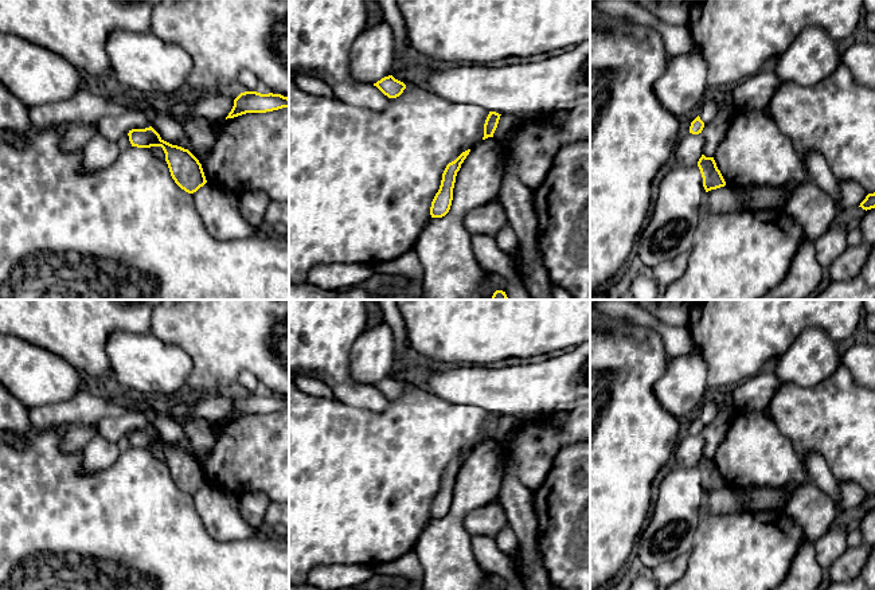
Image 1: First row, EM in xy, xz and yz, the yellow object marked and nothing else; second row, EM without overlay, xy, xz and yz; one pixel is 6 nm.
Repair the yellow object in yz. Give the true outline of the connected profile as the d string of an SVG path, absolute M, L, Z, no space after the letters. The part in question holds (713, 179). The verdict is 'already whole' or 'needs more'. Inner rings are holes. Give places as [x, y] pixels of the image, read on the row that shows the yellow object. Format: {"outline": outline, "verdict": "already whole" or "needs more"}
{"outline": "M702 155L698 161L698 167L703 177L703 187L706 192L726 185L726 181L716 167L714 157L706 157L704 155Z", "verdict": "already whole"}

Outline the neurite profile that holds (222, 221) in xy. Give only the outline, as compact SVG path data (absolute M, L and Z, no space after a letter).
M206 183L192 194L196 211L211 237L218 241L249 238L255 228L233 206L231 195Z

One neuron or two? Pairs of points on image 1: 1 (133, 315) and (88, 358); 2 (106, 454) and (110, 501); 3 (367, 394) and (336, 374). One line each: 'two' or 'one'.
1: one
2: two
3: one

